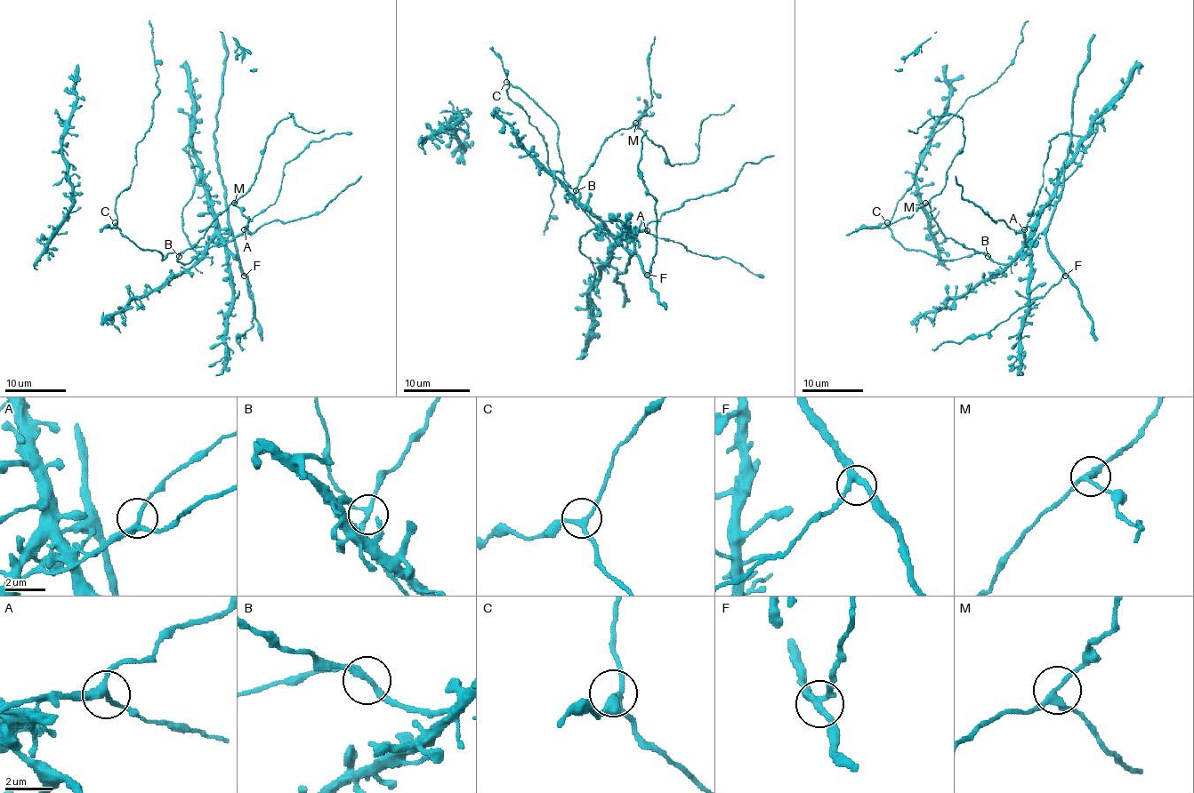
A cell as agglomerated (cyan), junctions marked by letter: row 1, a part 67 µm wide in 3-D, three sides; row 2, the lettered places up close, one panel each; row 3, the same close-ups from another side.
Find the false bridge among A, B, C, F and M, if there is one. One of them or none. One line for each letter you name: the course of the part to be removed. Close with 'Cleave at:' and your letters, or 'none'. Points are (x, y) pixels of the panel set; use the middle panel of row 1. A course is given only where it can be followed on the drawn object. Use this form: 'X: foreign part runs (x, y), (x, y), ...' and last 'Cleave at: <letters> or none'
Cleave at: none

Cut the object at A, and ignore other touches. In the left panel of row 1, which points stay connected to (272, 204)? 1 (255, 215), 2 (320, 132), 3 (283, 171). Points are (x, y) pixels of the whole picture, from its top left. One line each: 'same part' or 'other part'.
1: same part
2: other part
3: same part

